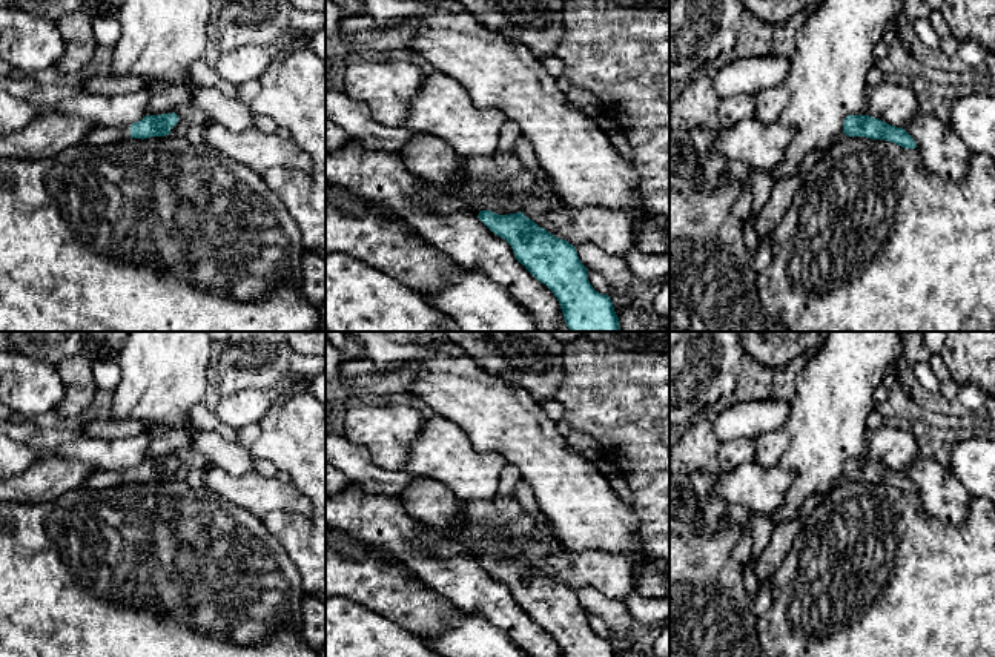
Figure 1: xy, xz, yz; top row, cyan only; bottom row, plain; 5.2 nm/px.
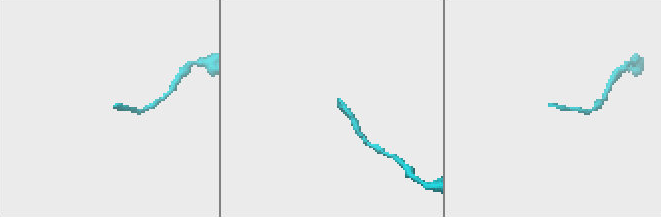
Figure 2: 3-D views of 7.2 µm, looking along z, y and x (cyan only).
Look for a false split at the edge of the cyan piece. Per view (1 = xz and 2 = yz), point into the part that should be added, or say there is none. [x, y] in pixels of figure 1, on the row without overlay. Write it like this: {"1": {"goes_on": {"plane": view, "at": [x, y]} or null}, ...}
{"1": {"goes_on": null}, "2": {"goes_on": null}}

